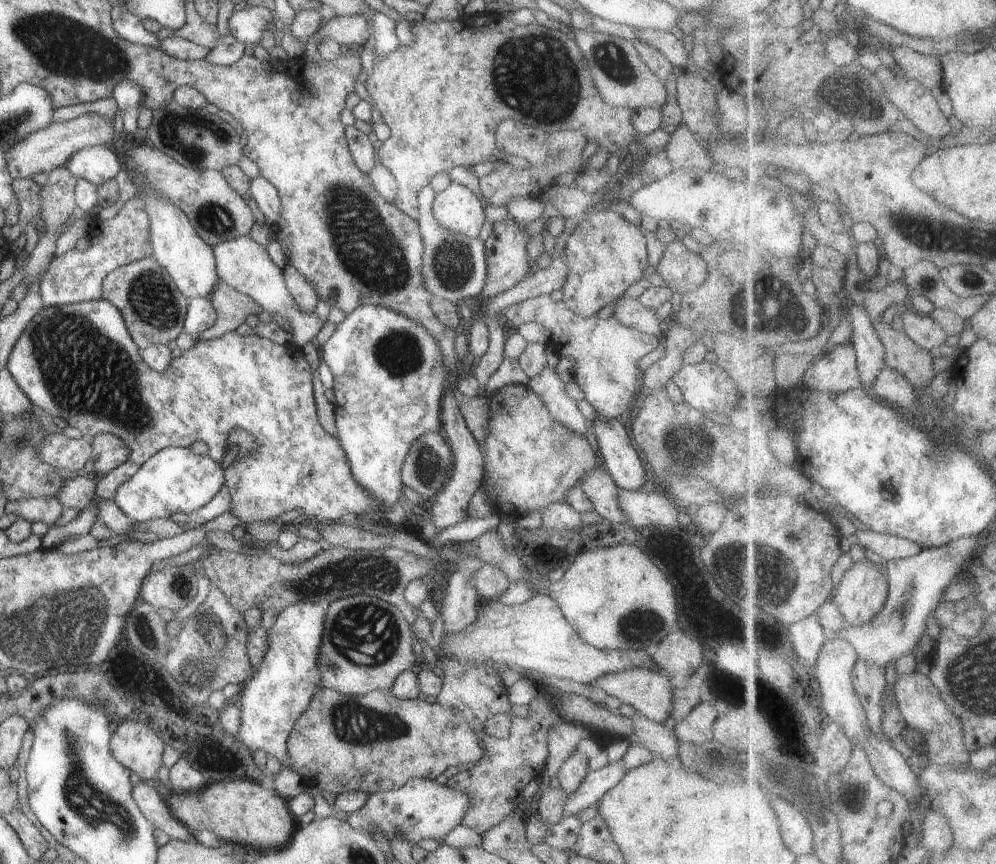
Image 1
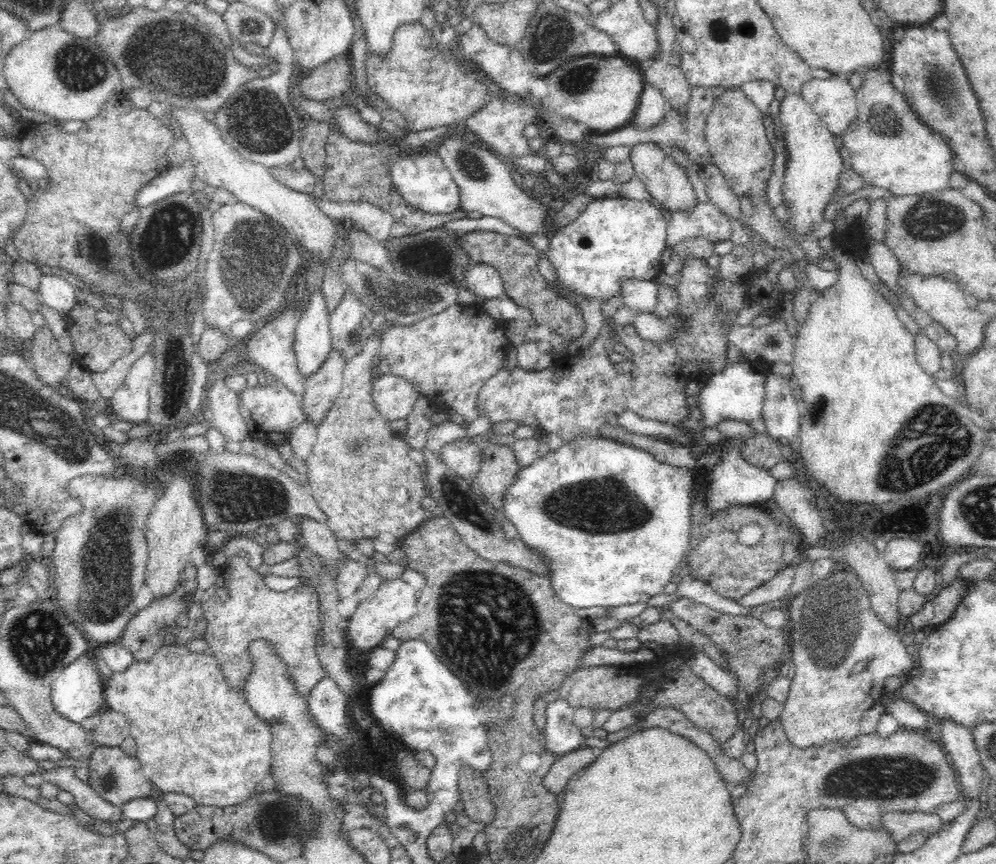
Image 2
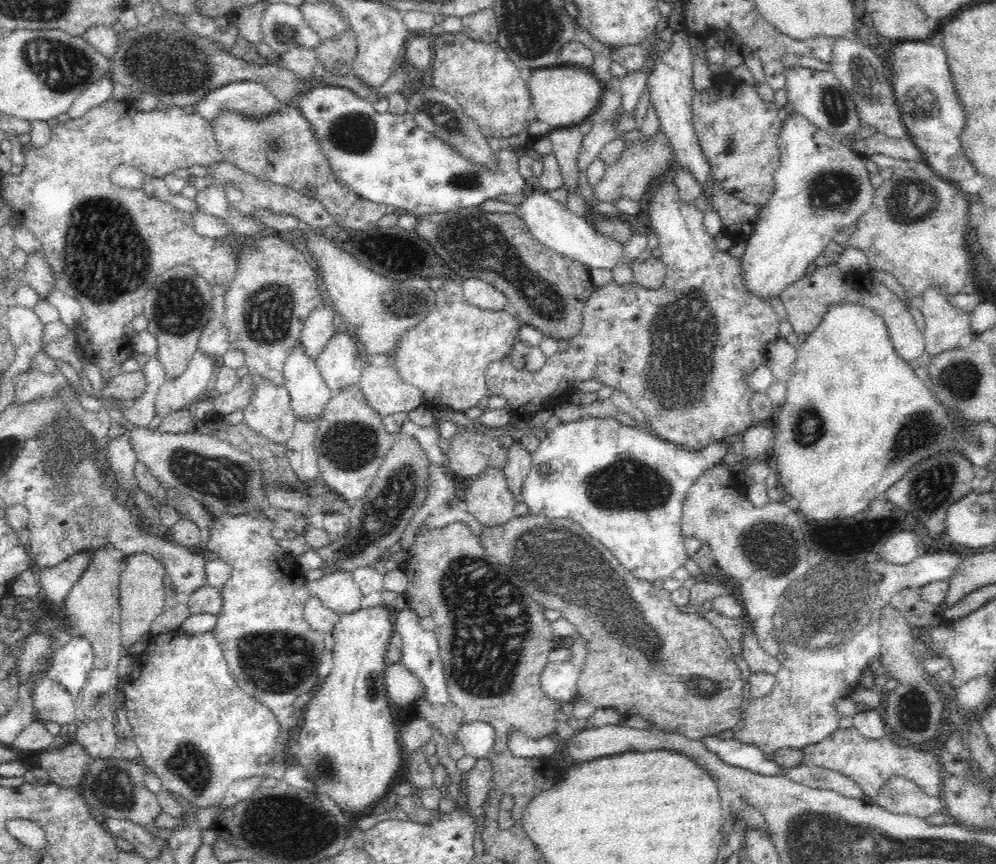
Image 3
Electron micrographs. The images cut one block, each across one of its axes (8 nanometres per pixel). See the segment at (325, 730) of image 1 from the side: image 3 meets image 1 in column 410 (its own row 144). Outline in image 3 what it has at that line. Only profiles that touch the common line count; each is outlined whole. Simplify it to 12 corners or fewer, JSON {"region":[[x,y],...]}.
{"region":[[719,75],[691,110],[713,180],[763,207],[784,118]]}

